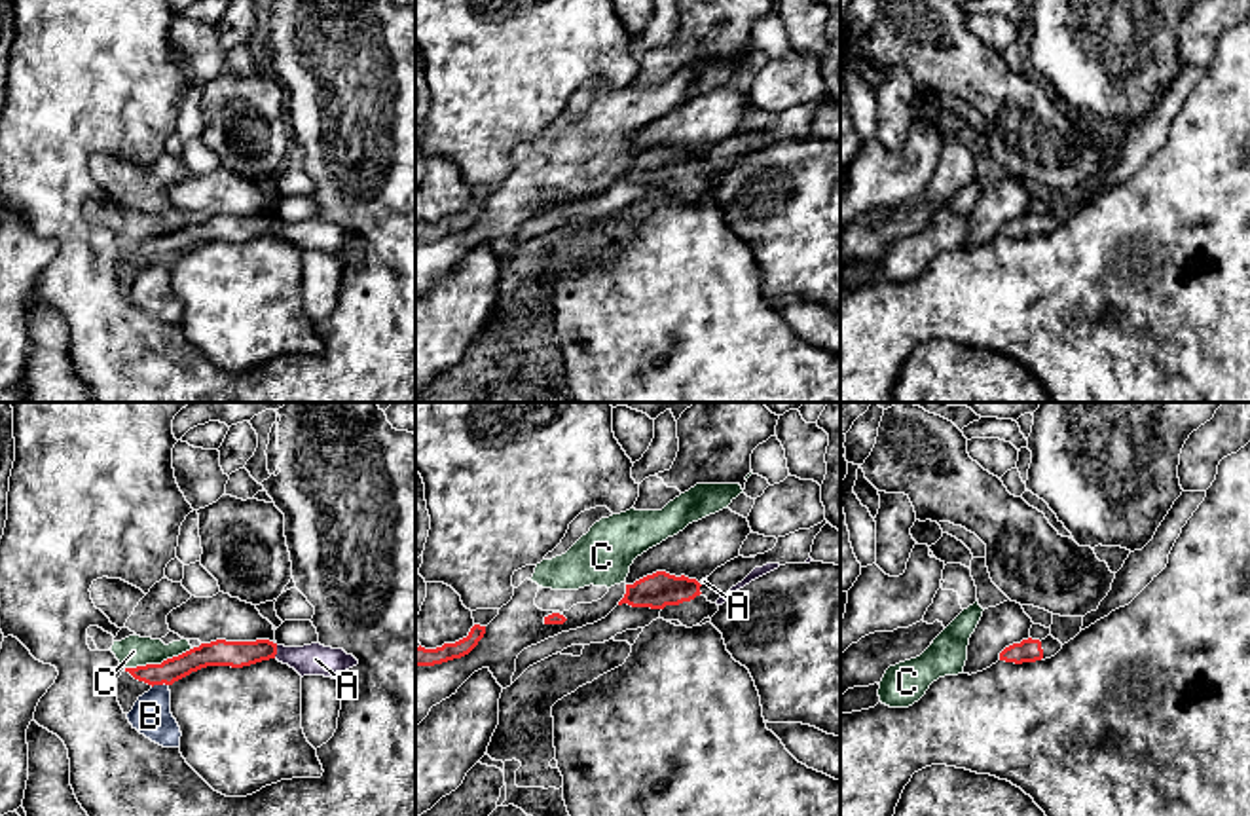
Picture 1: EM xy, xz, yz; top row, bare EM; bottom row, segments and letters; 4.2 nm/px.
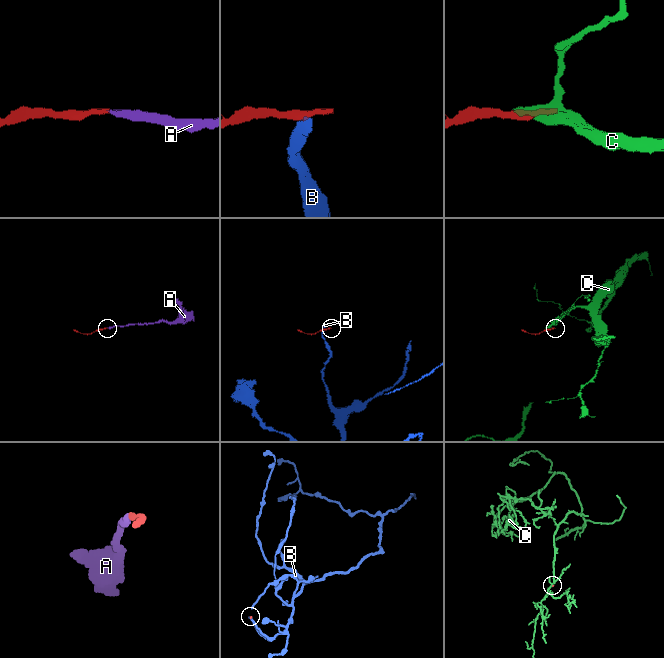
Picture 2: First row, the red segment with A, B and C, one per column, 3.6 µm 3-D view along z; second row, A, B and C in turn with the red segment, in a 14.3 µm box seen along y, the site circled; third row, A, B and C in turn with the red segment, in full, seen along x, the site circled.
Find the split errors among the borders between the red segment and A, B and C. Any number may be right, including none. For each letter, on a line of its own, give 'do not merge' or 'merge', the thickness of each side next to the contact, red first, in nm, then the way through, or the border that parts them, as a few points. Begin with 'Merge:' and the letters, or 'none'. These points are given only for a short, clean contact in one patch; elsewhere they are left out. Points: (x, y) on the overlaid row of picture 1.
Merge: A
A: merge; calibres 110 and 140 nm; way xy (217, 653), (275, 651), (315, 659)
B: do not merge; calibres 100 and 170 nm; border xy (167, 684), (152, 687)
C: do not merge; calibres 110 and 130 nm; border xy (194, 648), (160, 663), (126, 668)

